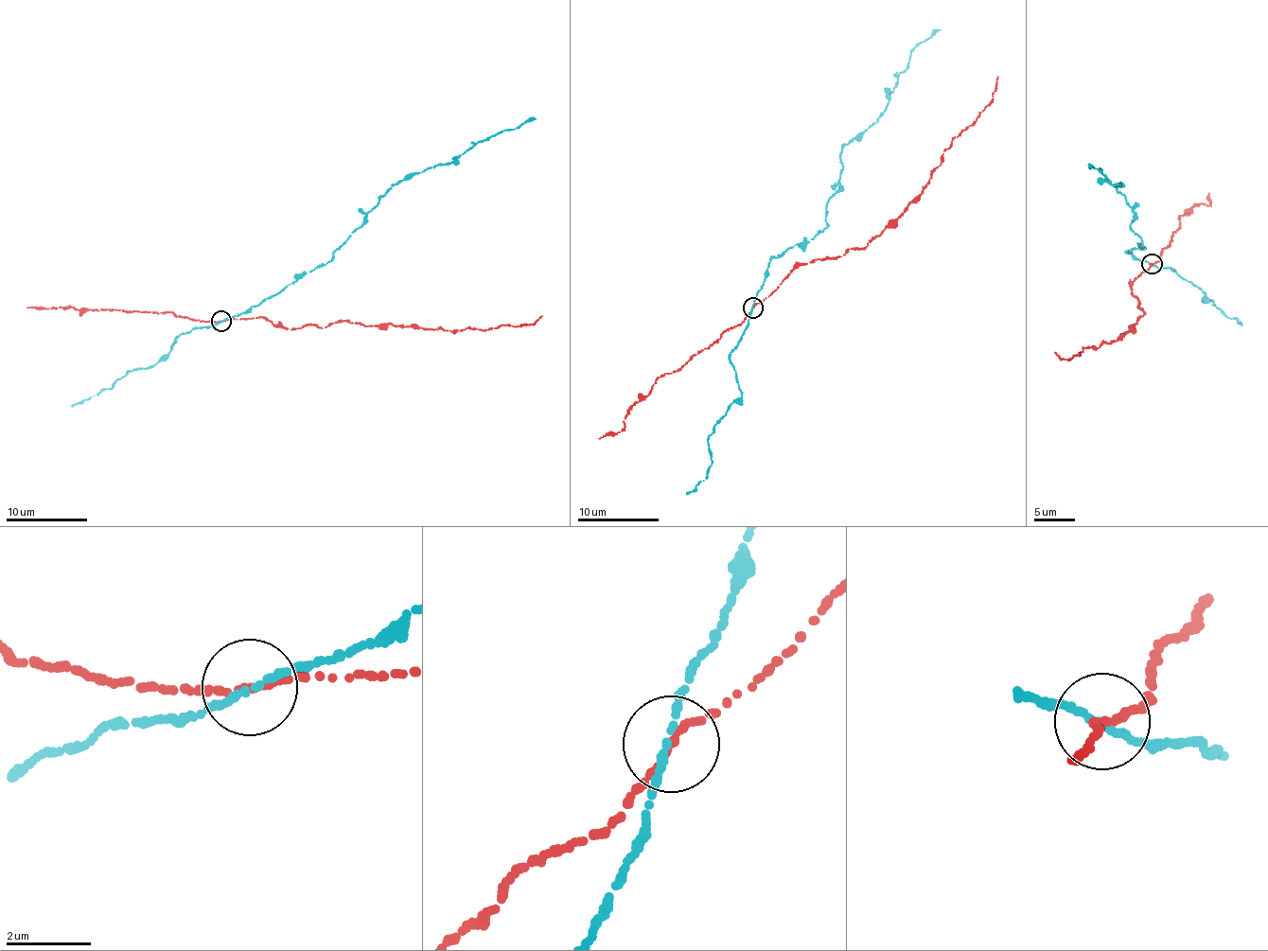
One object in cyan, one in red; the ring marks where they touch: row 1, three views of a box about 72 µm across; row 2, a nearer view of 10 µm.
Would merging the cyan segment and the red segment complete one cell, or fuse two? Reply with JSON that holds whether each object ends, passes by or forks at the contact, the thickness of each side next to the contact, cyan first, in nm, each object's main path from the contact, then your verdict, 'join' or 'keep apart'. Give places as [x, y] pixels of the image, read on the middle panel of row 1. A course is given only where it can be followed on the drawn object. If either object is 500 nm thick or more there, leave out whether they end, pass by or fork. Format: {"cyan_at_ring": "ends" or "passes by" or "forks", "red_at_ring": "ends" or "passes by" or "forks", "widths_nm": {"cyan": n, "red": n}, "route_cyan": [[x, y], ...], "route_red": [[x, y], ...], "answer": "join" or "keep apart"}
{"cyan_at_ring": "passes by", "red_at_ring": "passes by", "widths_nm": {"cyan": 170, "red": 160}, "route_cyan": [[751, 308], [771, 259], [827, 225], [827, 200], [839, 191], [845, 144], [876, 122], [911, 49], [940, 30]], "route_red": [[753, 307], [801, 264], [865, 247], [891, 227], [922, 193], [953, 137], [974, 124], [989, 104], [997, 77]], "answer": "join"}

